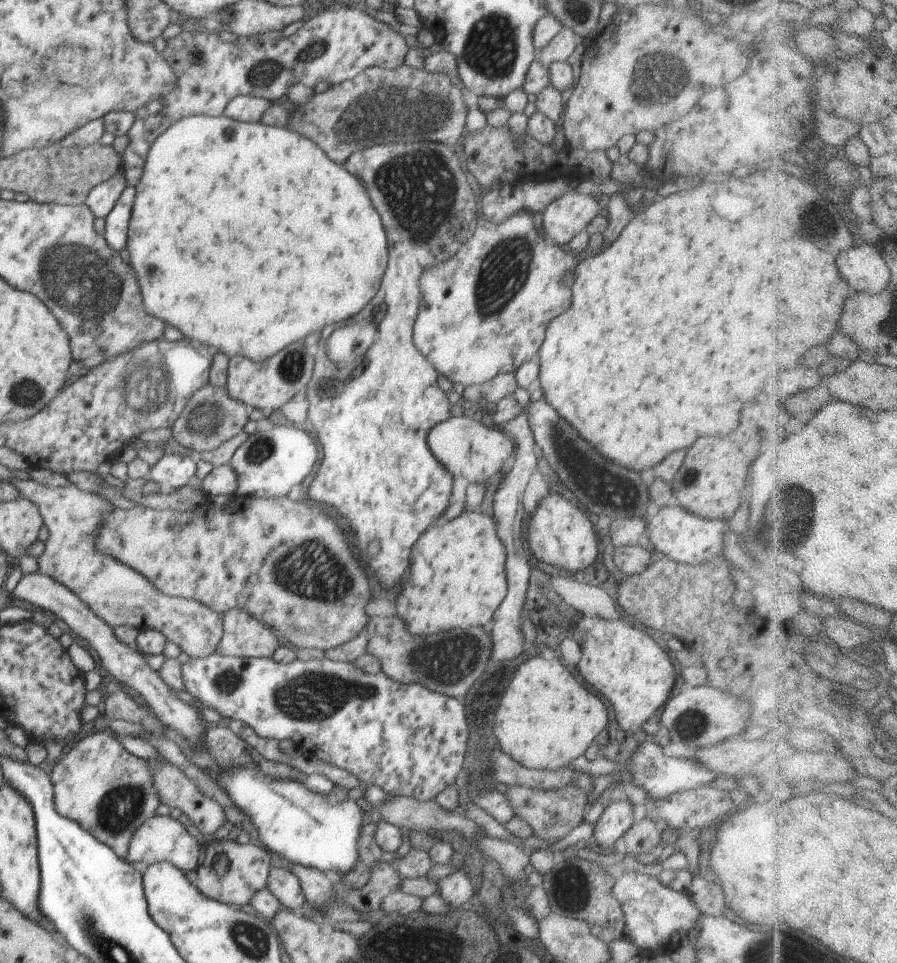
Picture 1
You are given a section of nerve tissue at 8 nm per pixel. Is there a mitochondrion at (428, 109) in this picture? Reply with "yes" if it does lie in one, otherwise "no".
yes

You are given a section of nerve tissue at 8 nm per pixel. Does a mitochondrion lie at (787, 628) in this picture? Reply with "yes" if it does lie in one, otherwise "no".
no

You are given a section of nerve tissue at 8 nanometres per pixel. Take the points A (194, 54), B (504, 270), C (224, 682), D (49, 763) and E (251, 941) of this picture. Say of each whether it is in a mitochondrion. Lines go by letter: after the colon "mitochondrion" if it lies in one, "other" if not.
A: mitochondrion
B: mitochondrion
C: mitochondrion
D: other
E: mitochondrion

